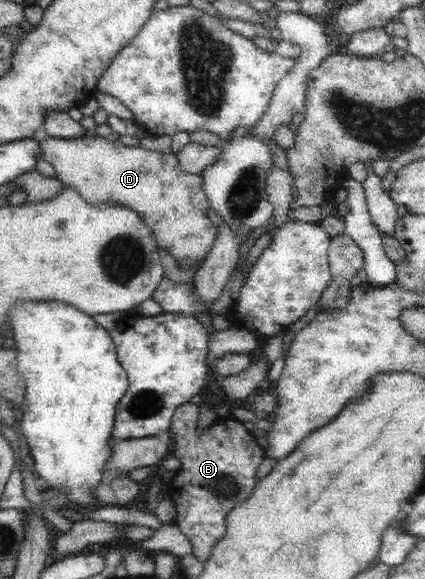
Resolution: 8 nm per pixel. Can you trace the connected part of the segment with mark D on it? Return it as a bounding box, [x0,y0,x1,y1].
[39,133,217,267]

